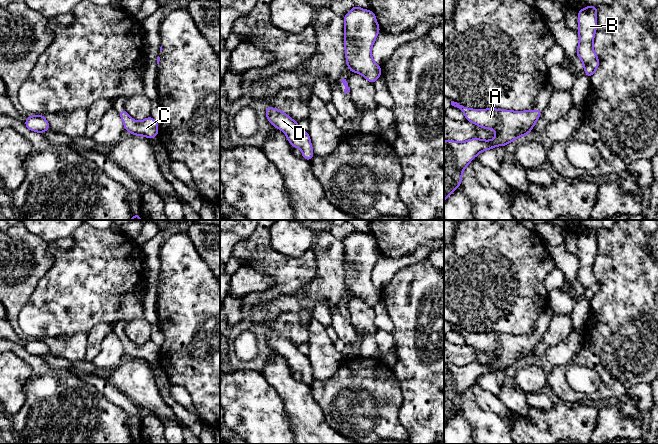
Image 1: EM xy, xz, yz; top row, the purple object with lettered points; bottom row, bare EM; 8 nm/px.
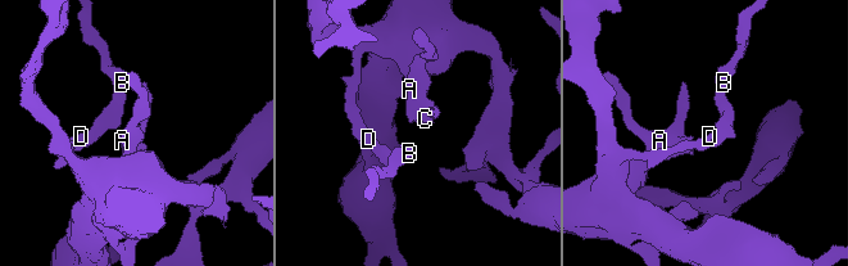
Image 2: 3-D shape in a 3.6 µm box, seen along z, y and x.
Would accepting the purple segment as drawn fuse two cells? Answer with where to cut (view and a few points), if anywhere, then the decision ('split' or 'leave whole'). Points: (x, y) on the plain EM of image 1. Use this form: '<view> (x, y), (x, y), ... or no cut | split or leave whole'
no cut | leave whole

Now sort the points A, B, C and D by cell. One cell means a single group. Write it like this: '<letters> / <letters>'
A B C D

